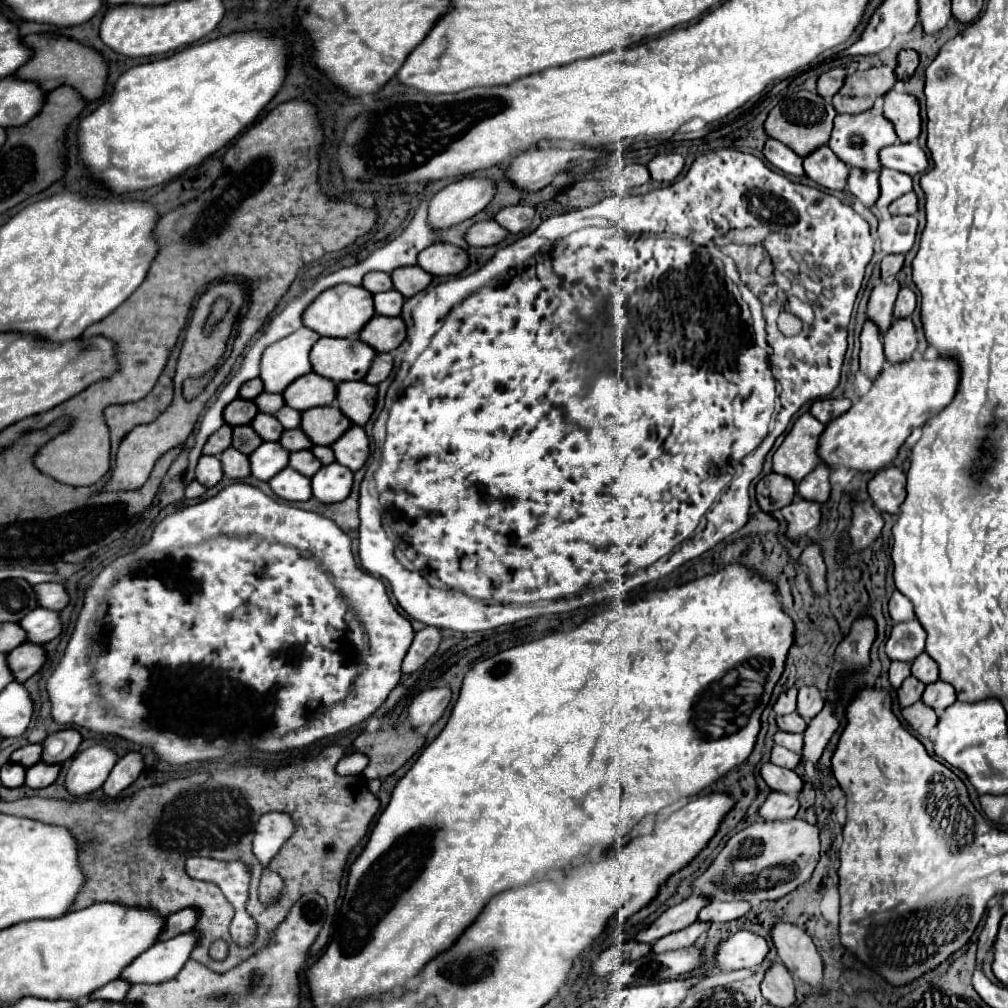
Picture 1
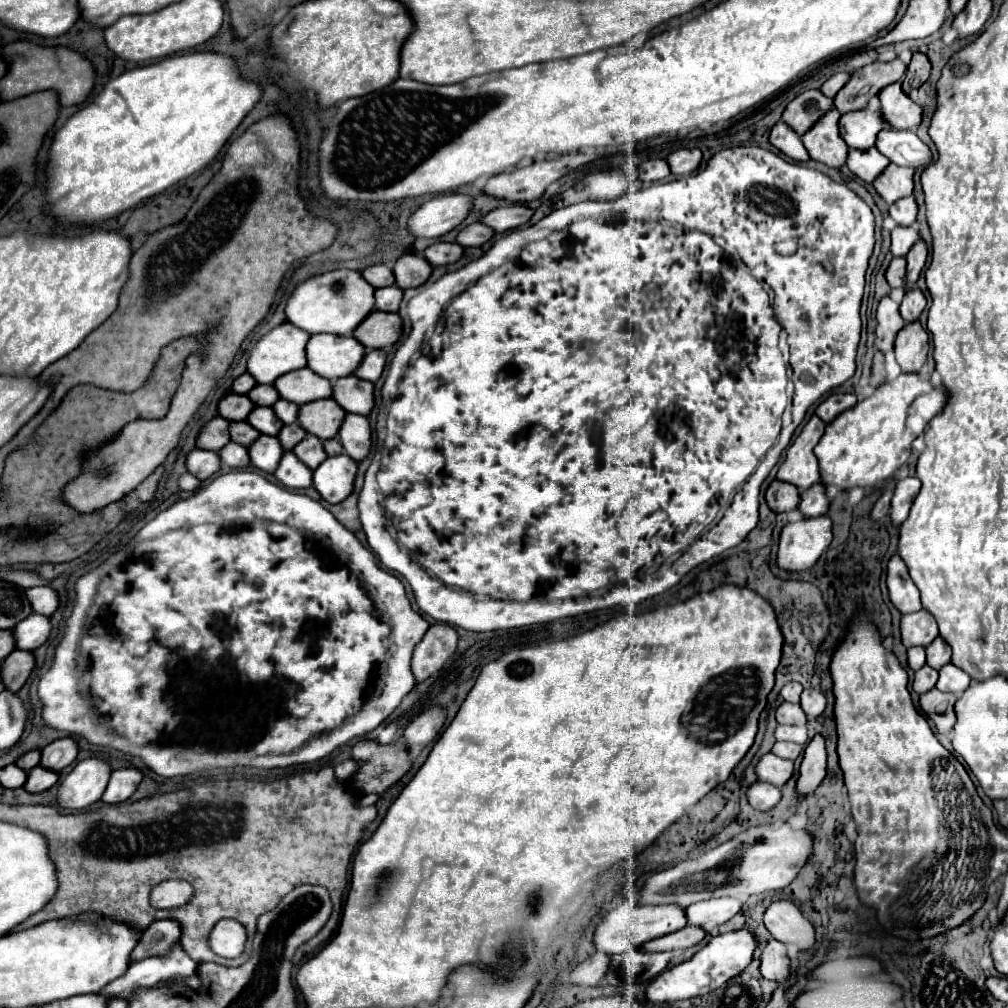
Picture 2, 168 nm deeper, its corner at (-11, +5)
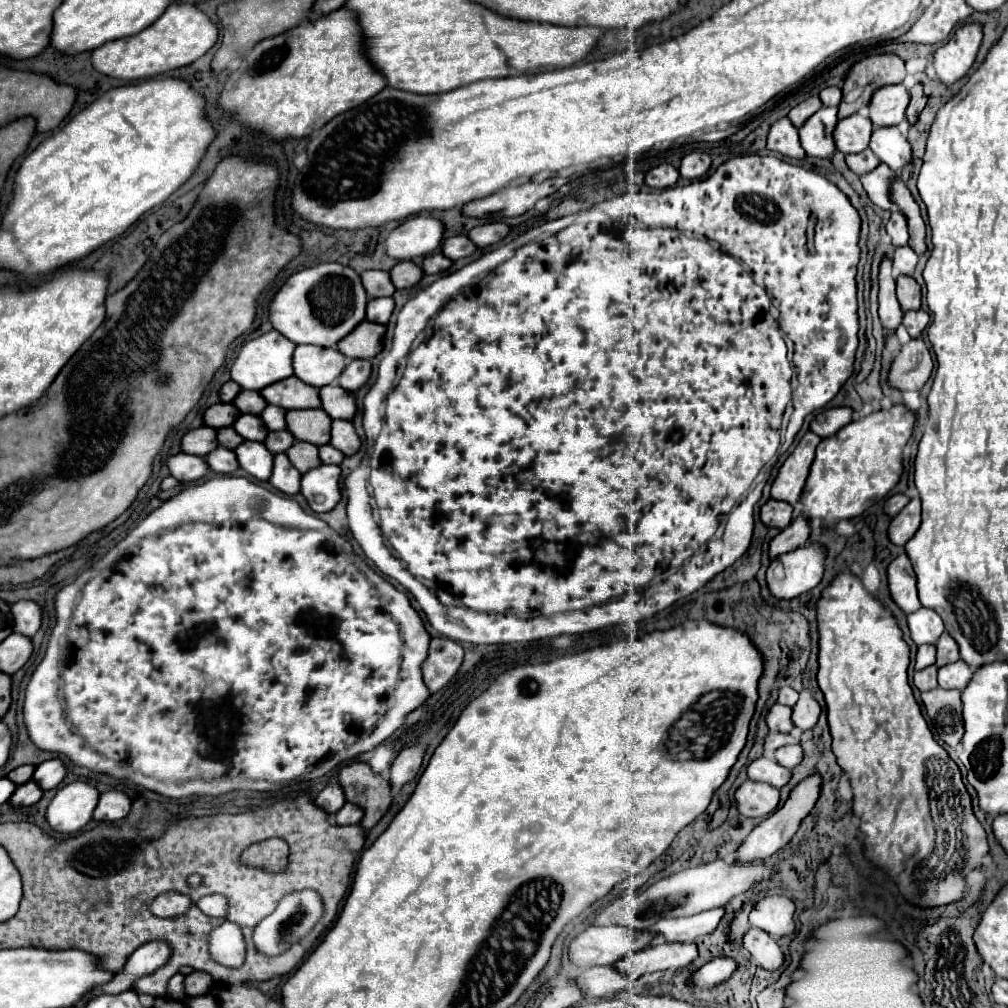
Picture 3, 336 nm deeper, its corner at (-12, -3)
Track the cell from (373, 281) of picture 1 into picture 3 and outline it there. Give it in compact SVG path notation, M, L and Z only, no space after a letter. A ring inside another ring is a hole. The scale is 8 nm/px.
M363 271L361 279L369 299L391 297L395 293L395 285L391 283L391 277L387 271Z

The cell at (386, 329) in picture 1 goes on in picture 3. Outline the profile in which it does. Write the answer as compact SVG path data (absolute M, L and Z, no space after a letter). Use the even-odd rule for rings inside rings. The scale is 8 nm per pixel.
M363 321L341 343L339 351L349 359L373 359L383 349L385 325Z

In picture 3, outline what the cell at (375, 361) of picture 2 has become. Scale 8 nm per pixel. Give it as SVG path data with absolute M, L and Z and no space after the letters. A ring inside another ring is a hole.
M351 359L337 383L347 391L357 391L369 381L369 377L371 377L371 361Z

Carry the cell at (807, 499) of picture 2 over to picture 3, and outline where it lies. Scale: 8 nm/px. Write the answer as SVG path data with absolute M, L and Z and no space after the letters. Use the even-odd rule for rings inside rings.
M799 515L789 527L785 527L773 541L771 541L771 547L769 547L769 553L771 553L771 559L781 555L781 553L787 553L787 551L793 551L801 545L805 545L805 541L809 539L811 535L811 525L809 525L809 519L805 519L803 515Z

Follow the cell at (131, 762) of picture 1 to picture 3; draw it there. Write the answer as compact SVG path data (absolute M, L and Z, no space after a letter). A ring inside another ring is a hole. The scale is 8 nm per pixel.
M107 791L101 795L93 817L97 821L117 821L123 819L131 809L131 799L123 791Z

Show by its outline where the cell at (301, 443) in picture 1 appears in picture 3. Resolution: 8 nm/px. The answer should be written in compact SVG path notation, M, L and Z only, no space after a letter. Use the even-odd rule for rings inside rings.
M273 431L265 439L265 445L271 453L285 453L289 449L289 445L293 445L293 443L295 443L295 437L289 431ZM279 449L285 449L285 451L279 451Z

